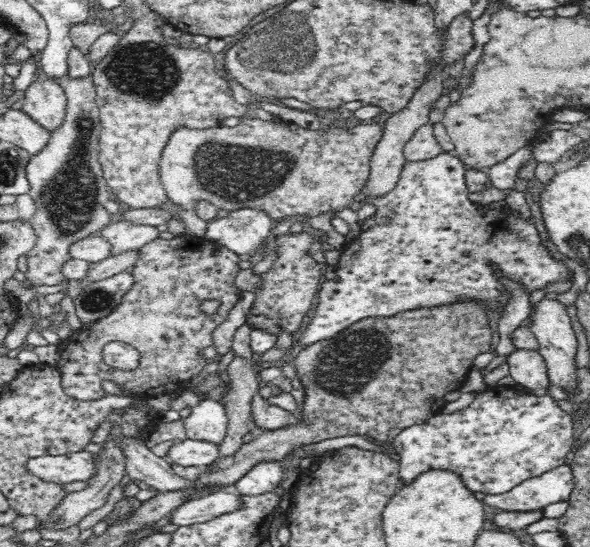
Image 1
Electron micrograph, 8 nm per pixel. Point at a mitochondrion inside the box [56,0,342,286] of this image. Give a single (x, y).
(286, 44)

